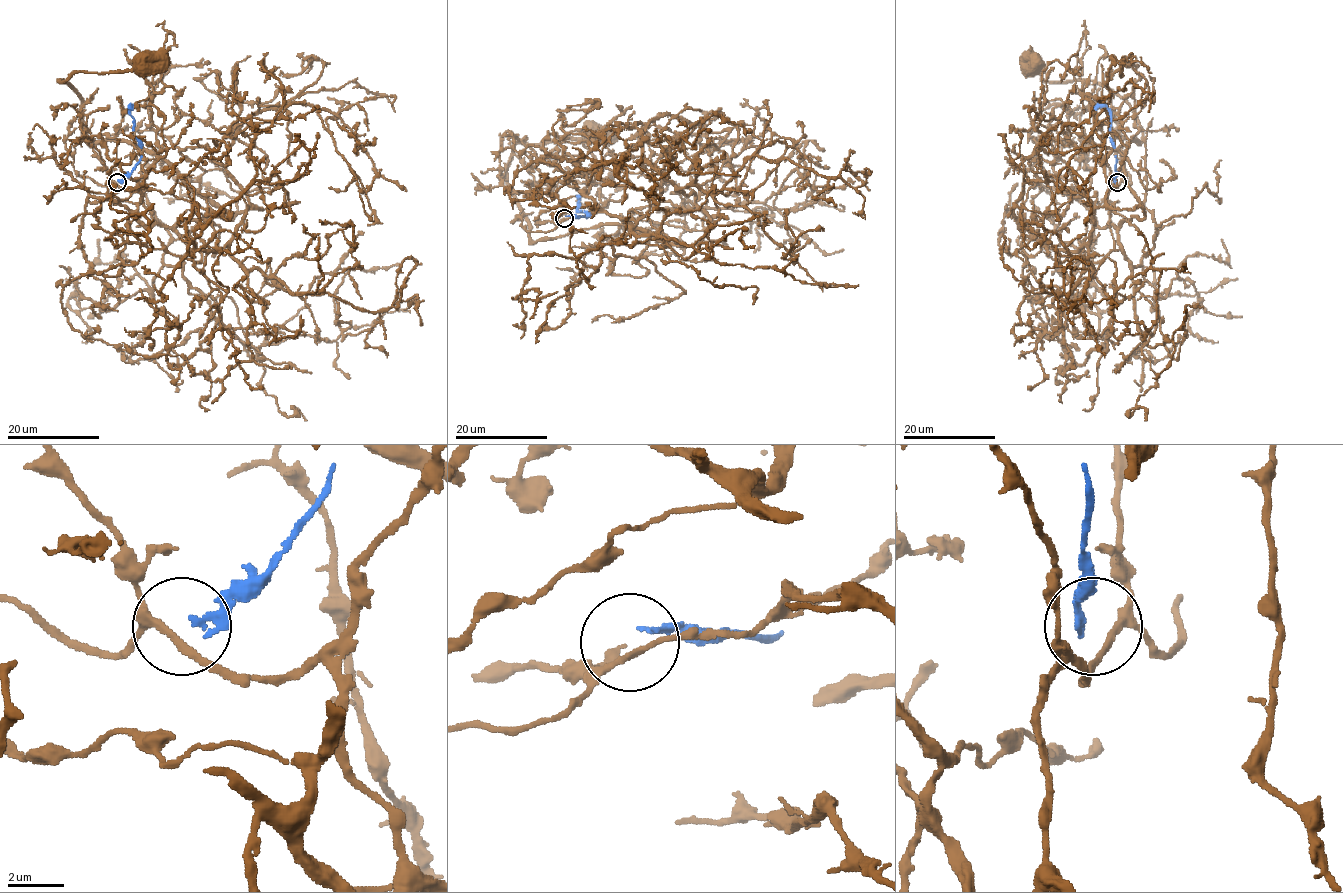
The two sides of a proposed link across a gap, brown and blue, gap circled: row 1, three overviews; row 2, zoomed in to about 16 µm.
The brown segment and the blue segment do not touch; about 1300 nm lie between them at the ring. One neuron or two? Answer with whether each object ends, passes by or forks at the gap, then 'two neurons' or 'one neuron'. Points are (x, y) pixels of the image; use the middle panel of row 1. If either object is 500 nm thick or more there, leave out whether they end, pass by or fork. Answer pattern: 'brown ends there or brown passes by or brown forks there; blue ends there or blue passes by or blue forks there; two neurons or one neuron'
brown passes by; blue ends there; two neurons

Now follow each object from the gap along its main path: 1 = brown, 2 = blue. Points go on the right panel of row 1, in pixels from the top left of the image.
1: (1118, 184), (1115, 227), (1144, 214), (1124, 170), (1142, 136), (1135, 112), (1093, 81), (1046, 81), (1032, 65)
2: (1115, 181), (1115, 145), (1109, 137), (1111, 118), (1105, 106), (1094, 107)

